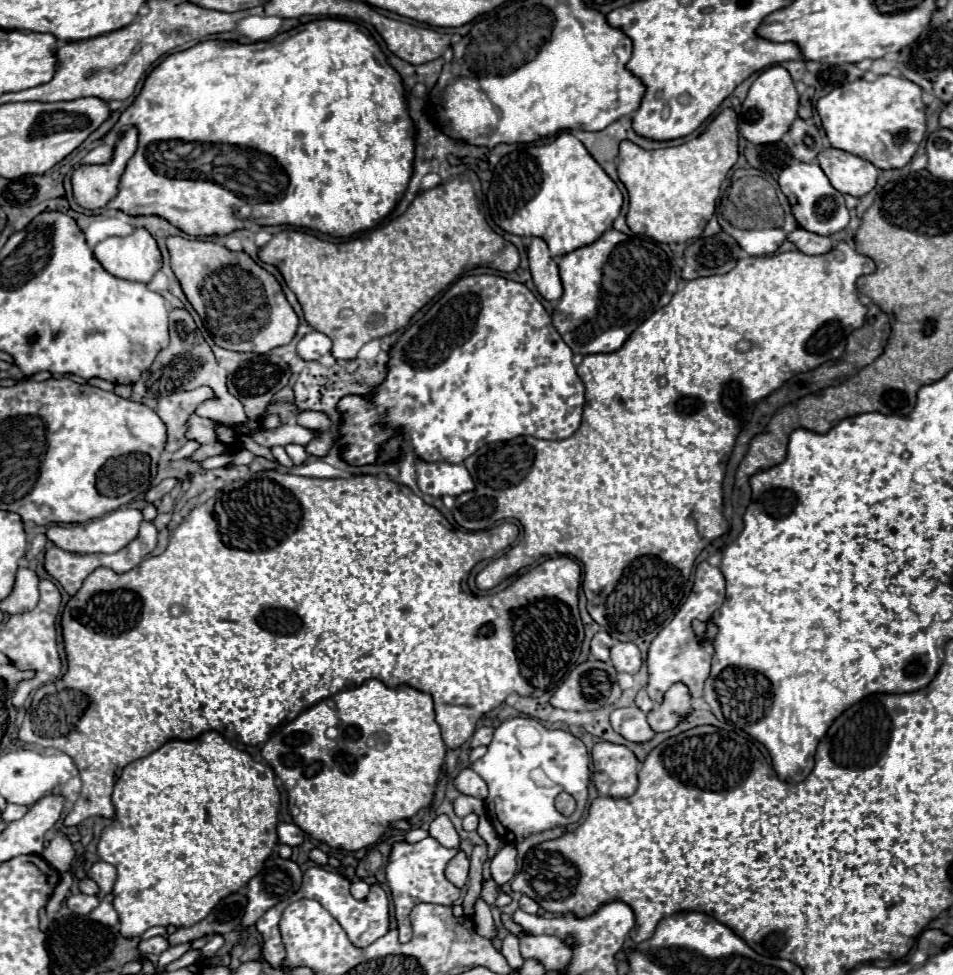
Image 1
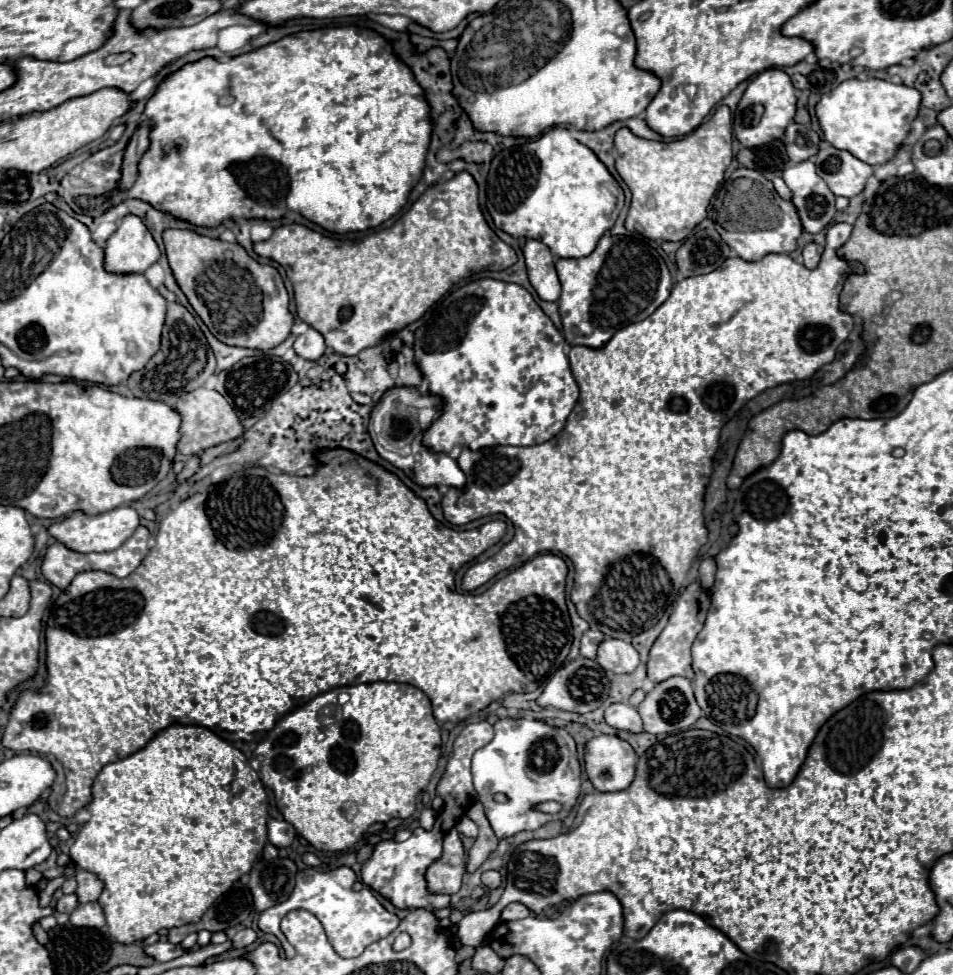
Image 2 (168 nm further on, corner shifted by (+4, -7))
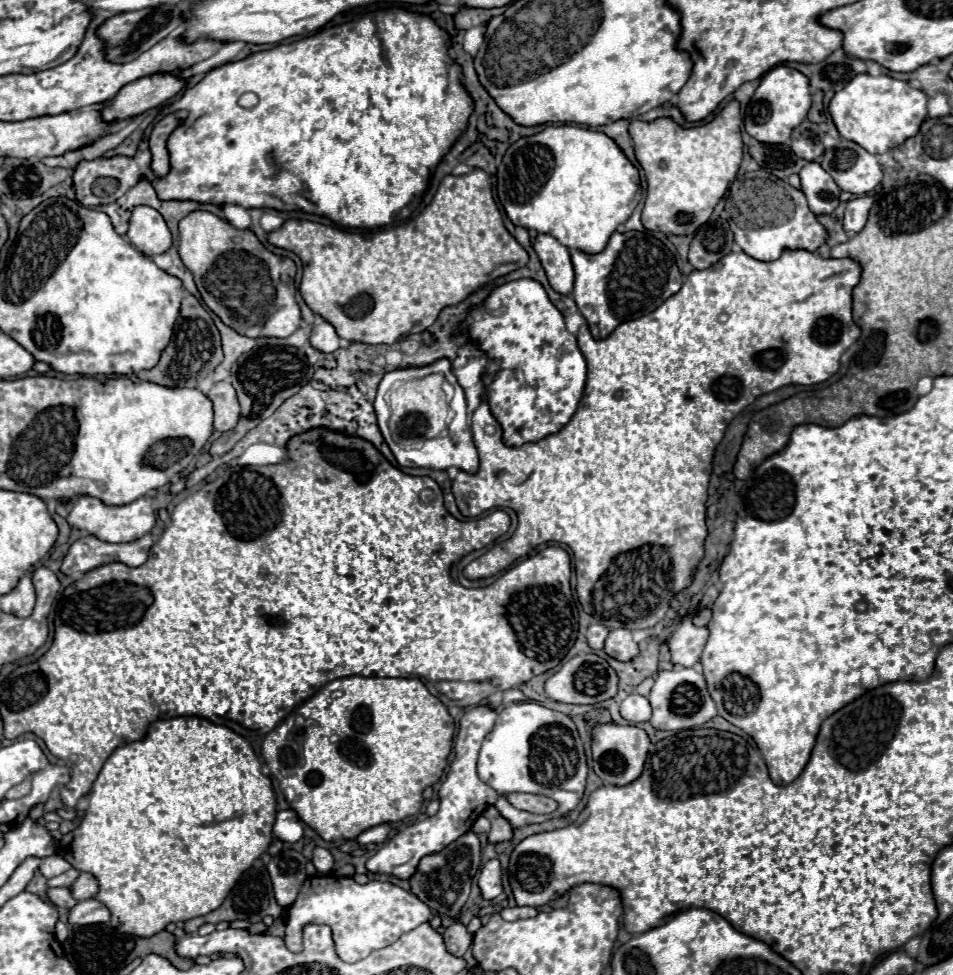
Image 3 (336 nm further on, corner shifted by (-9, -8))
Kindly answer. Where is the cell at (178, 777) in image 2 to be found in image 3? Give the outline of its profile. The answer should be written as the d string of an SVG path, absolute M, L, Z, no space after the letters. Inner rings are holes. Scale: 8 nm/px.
M174 717L174 719L158 719L148 725L148 731L144 739L126 743L118 747L102 765L92 791L88 793L88 809L84 817L80 819L78 827L64 835L58 843L58 855L62 855L74 869L86 871L98 879L98 893L96 899L104 903L110 911L110 925L126 935L136 935L136 937L152 937L168 923L178 923L178 921L188 921L192 917L206 915L220 907L224 903L226 895L234 887L234 883L240 879L240 875L258 859L268 845L272 843L272 827L276 821L276 799L272 791L272 781L262 773L260 761L250 747L250 743L234 733L232 729L224 725L216 725L204 717Z

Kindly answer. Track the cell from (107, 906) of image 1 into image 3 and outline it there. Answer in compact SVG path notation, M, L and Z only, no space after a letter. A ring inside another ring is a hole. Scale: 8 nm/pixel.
M96 899L78 901L76 907L70 909L68 923L70 925L94 925L94 923L106 923L110 919L110 911Z

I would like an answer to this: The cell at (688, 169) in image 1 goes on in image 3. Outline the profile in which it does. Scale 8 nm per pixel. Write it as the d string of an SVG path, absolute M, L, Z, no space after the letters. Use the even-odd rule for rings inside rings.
M736 99L728 101L712 121L696 127L680 127L670 117L656 121L634 119L630 123L636 159L646 171L648 181L648 195L642 209L642 225L648 231L692 235L710 219L742 161L740 127L742 117Z

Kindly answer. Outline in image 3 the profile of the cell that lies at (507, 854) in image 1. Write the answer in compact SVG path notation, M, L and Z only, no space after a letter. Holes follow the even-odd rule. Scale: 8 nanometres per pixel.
M490 859L478 877L478 887L480 893L486 901L492 901L502 893L502 873L500 873L500 863L496 859Z

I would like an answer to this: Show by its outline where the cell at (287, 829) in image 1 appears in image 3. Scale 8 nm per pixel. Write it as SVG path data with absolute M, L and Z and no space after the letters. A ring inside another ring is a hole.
M292 809L278 811L276 823L274 823L274 835L280 841L294 843L294 841L298 841L302 837L302 831L304 831L304 823L298 819L296 811L292 811Z

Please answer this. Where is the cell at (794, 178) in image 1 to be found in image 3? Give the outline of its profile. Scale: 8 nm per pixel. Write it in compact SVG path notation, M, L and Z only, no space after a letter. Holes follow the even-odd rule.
M808 163L800 171L800 181L802 181L802 191L808 199L810 209L820 215L820 213L832 213L840 199L840 189L834 183L834 179L820 167L820 163Z

